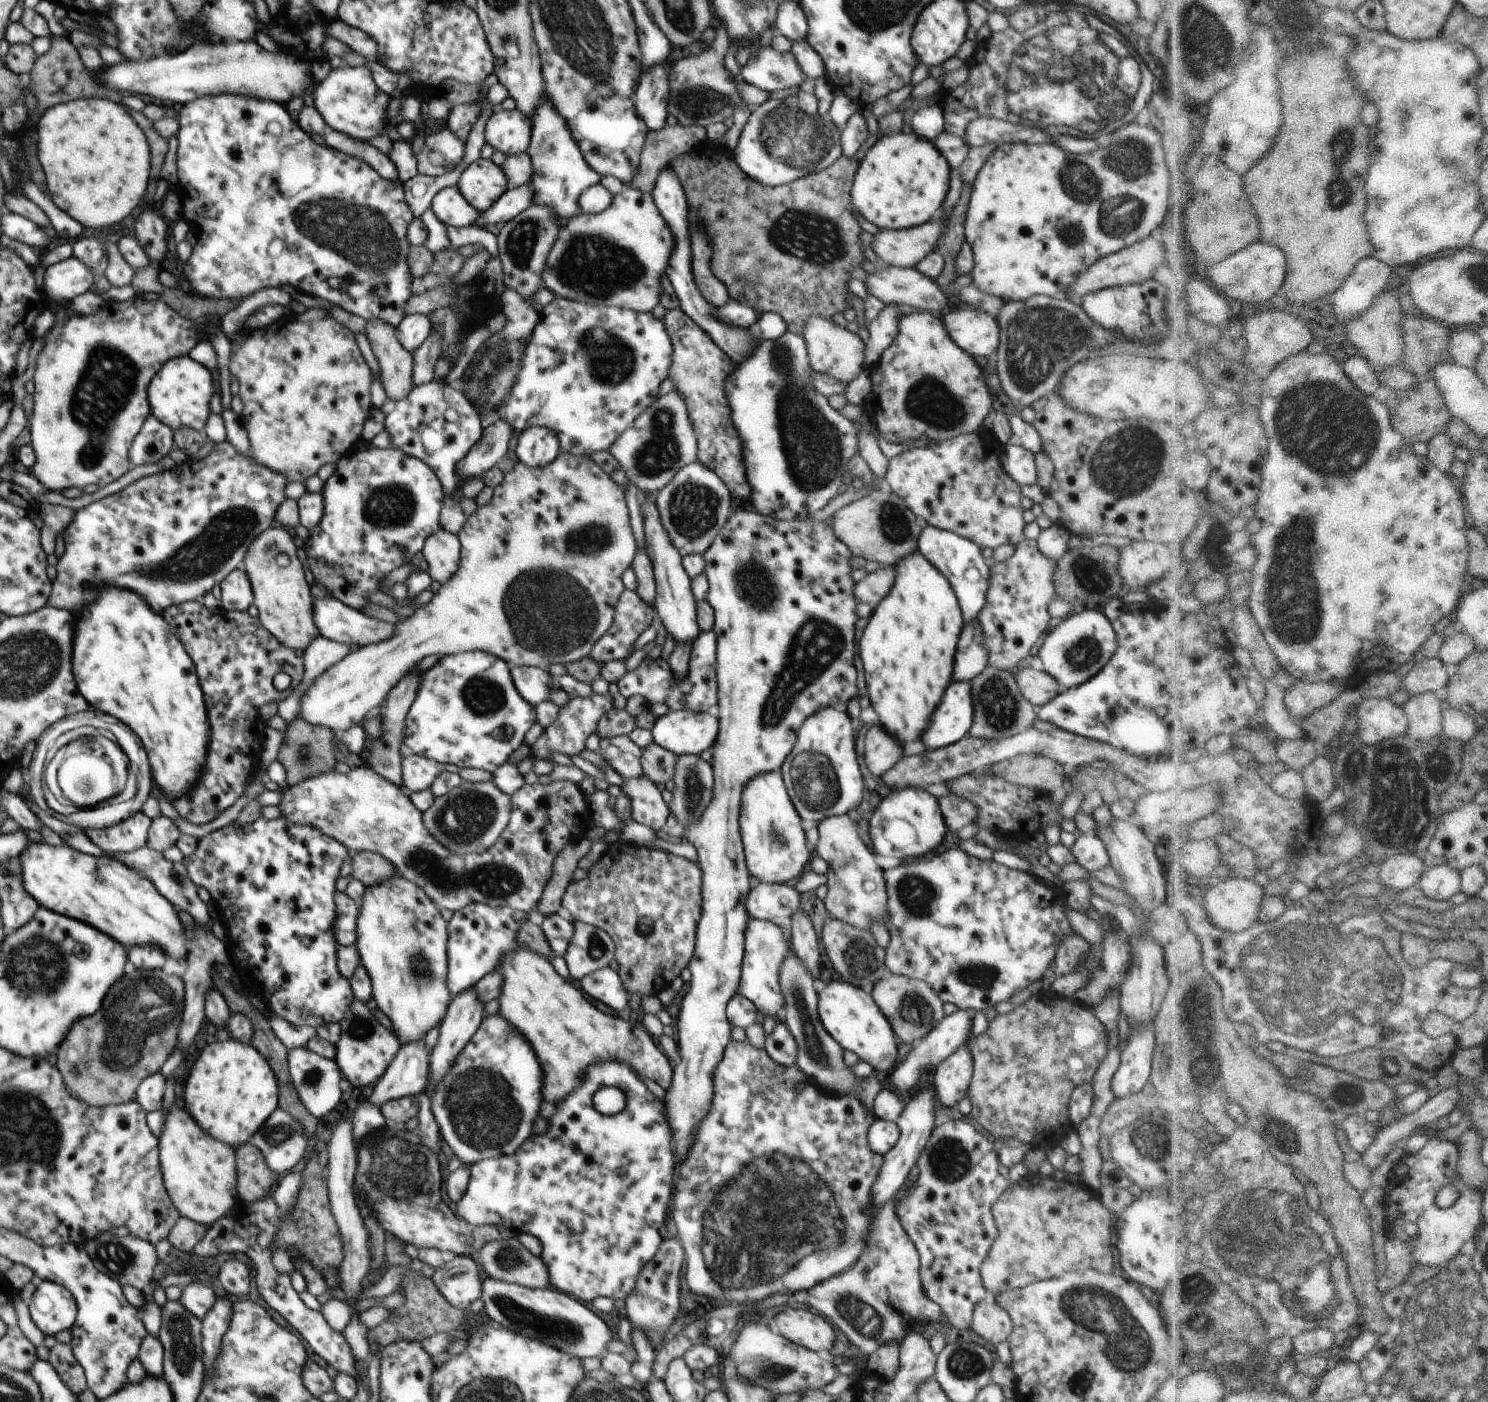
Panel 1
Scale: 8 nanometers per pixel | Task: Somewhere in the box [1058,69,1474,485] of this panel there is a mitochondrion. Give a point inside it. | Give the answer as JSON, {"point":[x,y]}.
{"point":[1339,196]}

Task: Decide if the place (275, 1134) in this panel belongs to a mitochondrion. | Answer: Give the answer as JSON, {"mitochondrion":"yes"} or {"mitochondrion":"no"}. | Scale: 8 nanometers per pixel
{"mitochondrion":"yes"}

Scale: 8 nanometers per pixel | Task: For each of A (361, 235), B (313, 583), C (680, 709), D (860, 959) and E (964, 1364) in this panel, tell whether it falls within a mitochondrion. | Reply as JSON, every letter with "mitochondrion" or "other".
{"A":"mitochondrion","B":"other","C":"other","D":"mitochondrion","E":"mitochondrion"}

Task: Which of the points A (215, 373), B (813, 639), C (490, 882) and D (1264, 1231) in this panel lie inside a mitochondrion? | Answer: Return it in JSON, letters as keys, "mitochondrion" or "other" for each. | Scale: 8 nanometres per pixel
{"A":"other","B":"mitochondrion","C":"mitochondrion","D":"mitochondrion"}

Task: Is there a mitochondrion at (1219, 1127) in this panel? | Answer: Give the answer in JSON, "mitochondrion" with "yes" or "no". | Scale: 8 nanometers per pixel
{"mitochondrion":"no"}

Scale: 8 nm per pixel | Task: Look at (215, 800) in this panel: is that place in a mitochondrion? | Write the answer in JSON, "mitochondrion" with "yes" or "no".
{"mitochondrion":"no"}

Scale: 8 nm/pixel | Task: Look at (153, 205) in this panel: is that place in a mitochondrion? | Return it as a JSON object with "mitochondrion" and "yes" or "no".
{"mitochondrion":"no"}

